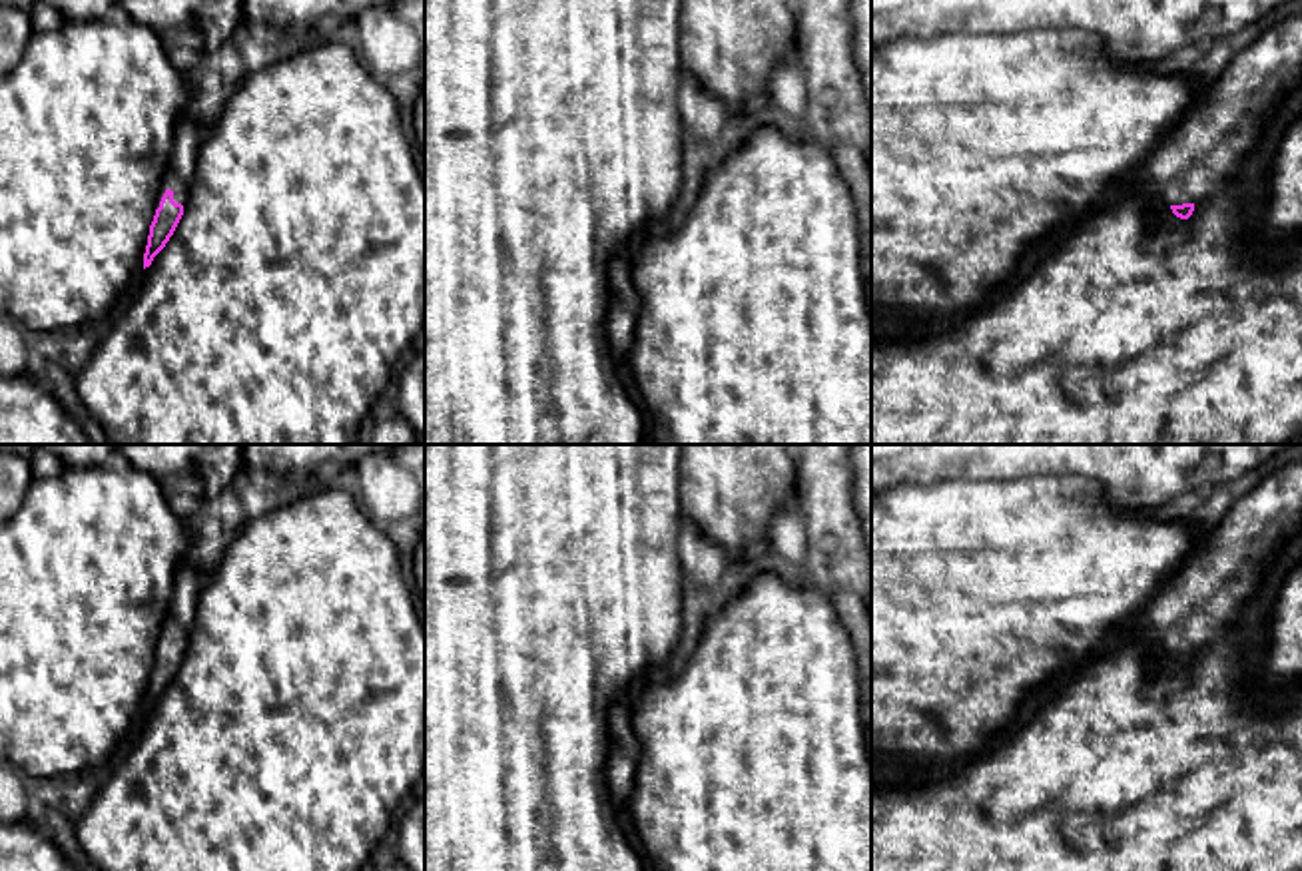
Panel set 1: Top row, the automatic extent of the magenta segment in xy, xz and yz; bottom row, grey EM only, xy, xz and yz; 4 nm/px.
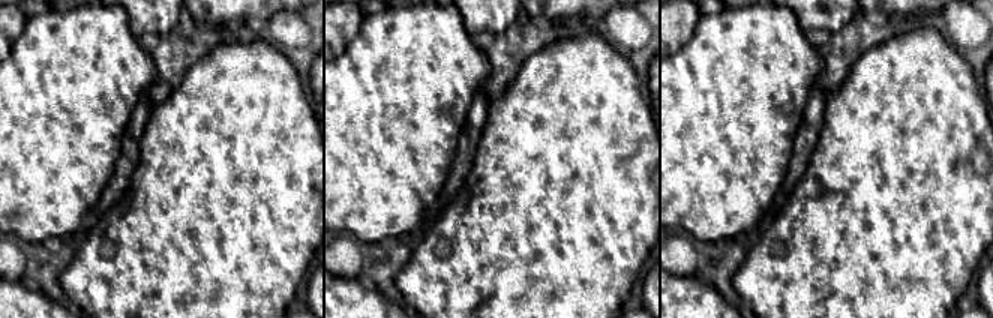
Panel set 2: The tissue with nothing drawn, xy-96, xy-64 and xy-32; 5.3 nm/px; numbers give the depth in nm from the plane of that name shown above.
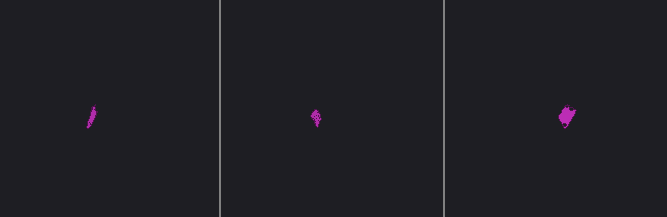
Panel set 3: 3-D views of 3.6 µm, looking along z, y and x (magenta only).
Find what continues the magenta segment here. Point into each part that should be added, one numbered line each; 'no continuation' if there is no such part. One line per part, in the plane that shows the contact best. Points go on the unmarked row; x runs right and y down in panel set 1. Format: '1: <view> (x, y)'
1: xy (188, 584)

